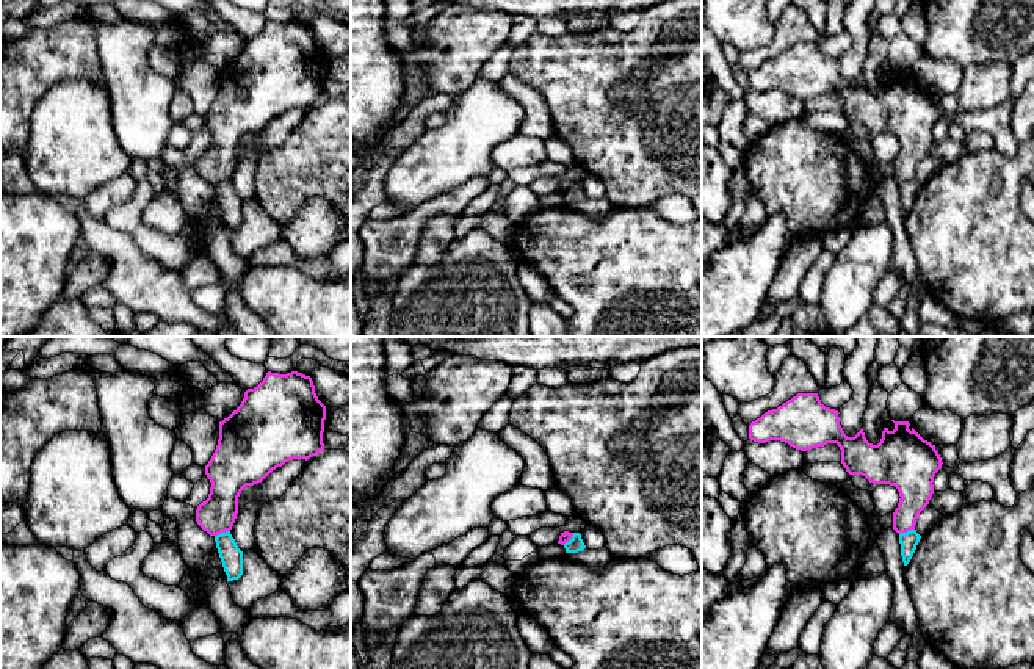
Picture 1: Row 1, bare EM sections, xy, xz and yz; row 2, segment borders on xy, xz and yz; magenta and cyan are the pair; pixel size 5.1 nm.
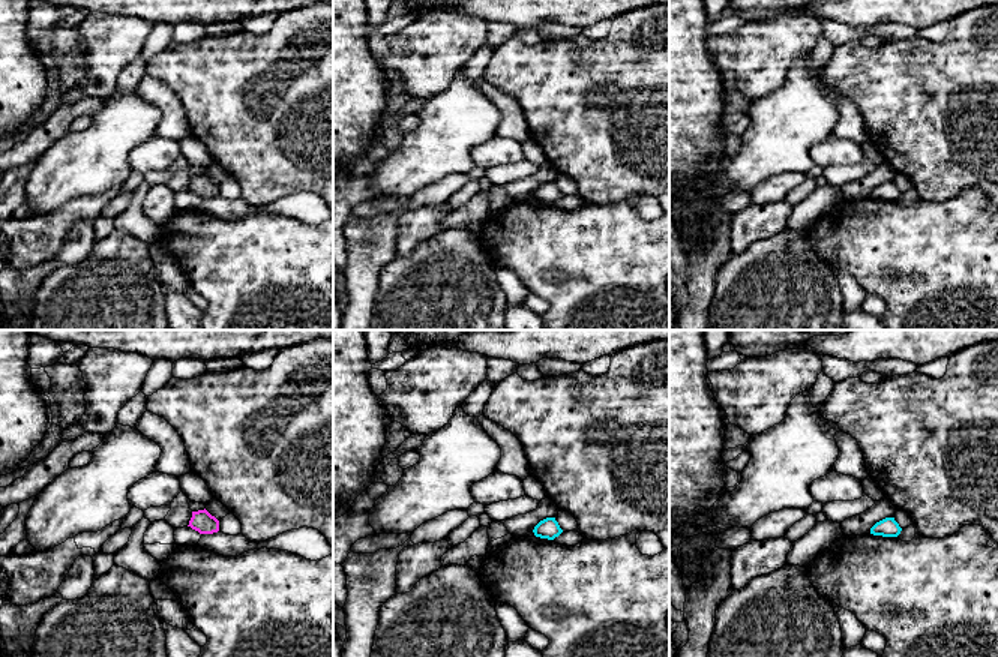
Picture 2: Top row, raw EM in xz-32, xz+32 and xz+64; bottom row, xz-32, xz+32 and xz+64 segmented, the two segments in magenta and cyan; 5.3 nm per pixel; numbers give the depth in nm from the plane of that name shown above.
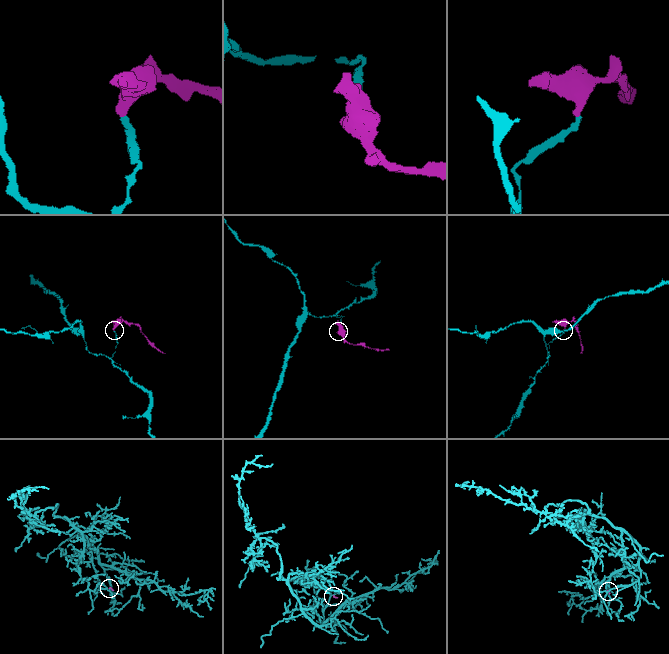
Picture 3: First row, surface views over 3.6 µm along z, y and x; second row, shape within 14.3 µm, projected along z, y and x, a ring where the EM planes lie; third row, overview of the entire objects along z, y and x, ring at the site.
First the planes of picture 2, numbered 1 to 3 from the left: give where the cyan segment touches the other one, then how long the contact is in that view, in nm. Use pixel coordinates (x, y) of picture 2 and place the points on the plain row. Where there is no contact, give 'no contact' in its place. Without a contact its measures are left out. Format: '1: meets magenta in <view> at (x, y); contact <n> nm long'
1: no contact
2: no contact
3: no contact

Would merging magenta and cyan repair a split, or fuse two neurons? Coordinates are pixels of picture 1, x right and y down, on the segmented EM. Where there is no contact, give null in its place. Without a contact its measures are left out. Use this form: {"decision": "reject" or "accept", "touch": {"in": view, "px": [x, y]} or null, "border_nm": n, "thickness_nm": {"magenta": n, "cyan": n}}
{"decision": "reject", "touch": {"in": "xy", "px": [221, 531]}, "border_nm": 90, "thickness_nm": {"magenta": 190, "cyan": 110}}

